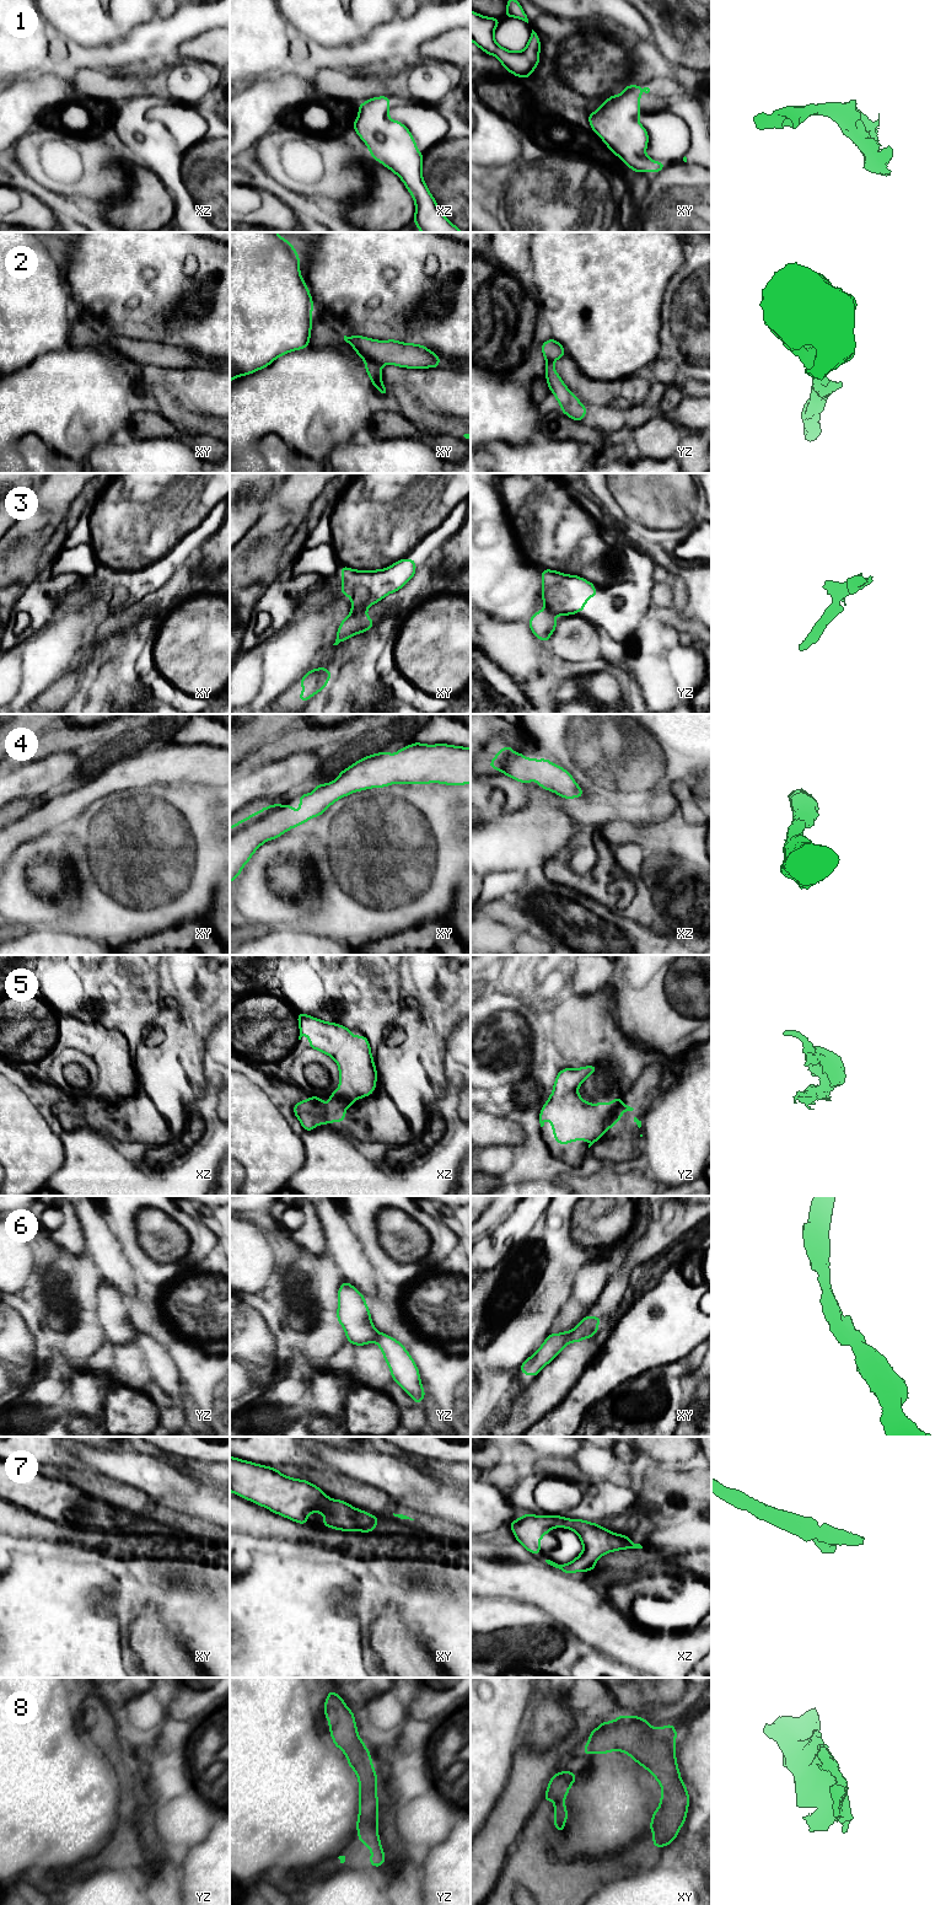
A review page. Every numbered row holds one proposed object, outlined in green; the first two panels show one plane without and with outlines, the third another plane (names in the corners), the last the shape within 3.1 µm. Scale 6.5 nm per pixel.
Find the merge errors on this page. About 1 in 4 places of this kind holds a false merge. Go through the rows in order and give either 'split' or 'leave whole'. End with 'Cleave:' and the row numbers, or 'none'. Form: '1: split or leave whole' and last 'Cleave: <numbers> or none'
1: leave whole
2: split
3: split
4: leave whole
5: split
6: split
7: leave whole
8: leave whole
Cleave: 2, 3, 5, 6

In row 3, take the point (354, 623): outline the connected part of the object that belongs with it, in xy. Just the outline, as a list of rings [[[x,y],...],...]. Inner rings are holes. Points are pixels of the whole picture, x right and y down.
[[[350,613],[340,623],[337,639],[333,645],[349,639],[350,637],[364,633],[373,627],[373,621],[365,613]]]

